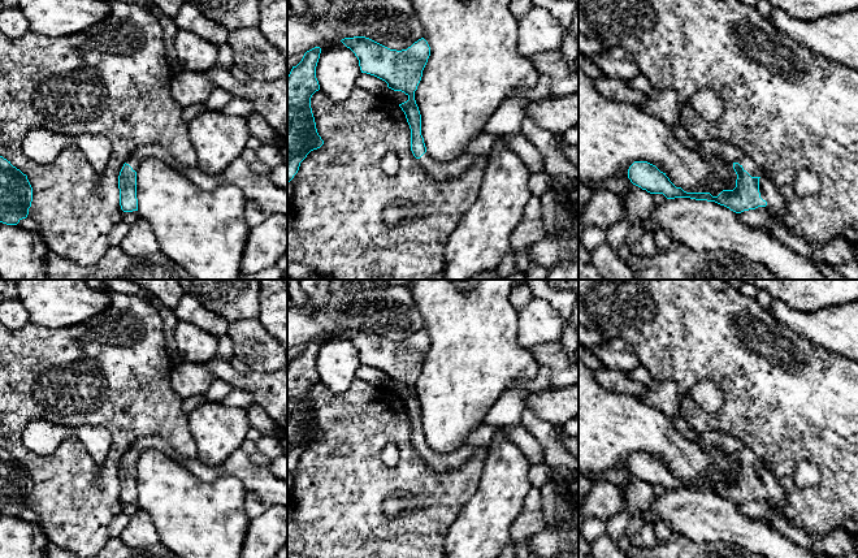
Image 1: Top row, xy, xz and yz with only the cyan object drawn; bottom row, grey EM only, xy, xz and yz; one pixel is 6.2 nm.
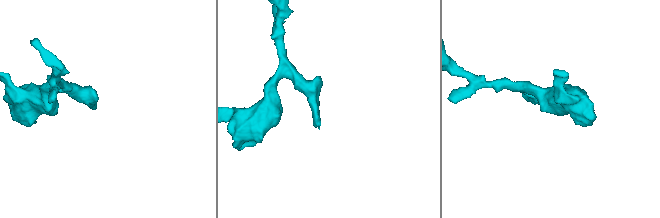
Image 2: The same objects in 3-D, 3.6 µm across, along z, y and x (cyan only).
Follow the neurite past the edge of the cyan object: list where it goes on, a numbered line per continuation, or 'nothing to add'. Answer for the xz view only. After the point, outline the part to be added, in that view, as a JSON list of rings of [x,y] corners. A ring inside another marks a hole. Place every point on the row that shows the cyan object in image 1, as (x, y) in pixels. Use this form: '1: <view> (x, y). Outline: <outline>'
1: xz (437, 171). Outline: [[[425,152],[420,159],[417,159],[417,161],[426,170],[428,176],[436,181],[443,181],[456,176],[462,176],[473,165],[474,160],[474,155],[464,153],[463,156],[452,161],[439,163],[433,159],[428,152]]]

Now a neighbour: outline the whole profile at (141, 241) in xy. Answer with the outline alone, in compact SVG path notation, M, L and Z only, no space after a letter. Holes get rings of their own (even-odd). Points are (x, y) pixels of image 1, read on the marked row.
M139 217L130 225L129 233L122 239L120 248L134 258L155 254L160 251L159 242L151 225Z

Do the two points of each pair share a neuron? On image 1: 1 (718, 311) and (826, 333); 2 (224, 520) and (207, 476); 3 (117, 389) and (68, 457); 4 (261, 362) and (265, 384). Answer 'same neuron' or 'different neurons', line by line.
1: different neurons
2: different neurons
3: same neuron
4: different neurons

